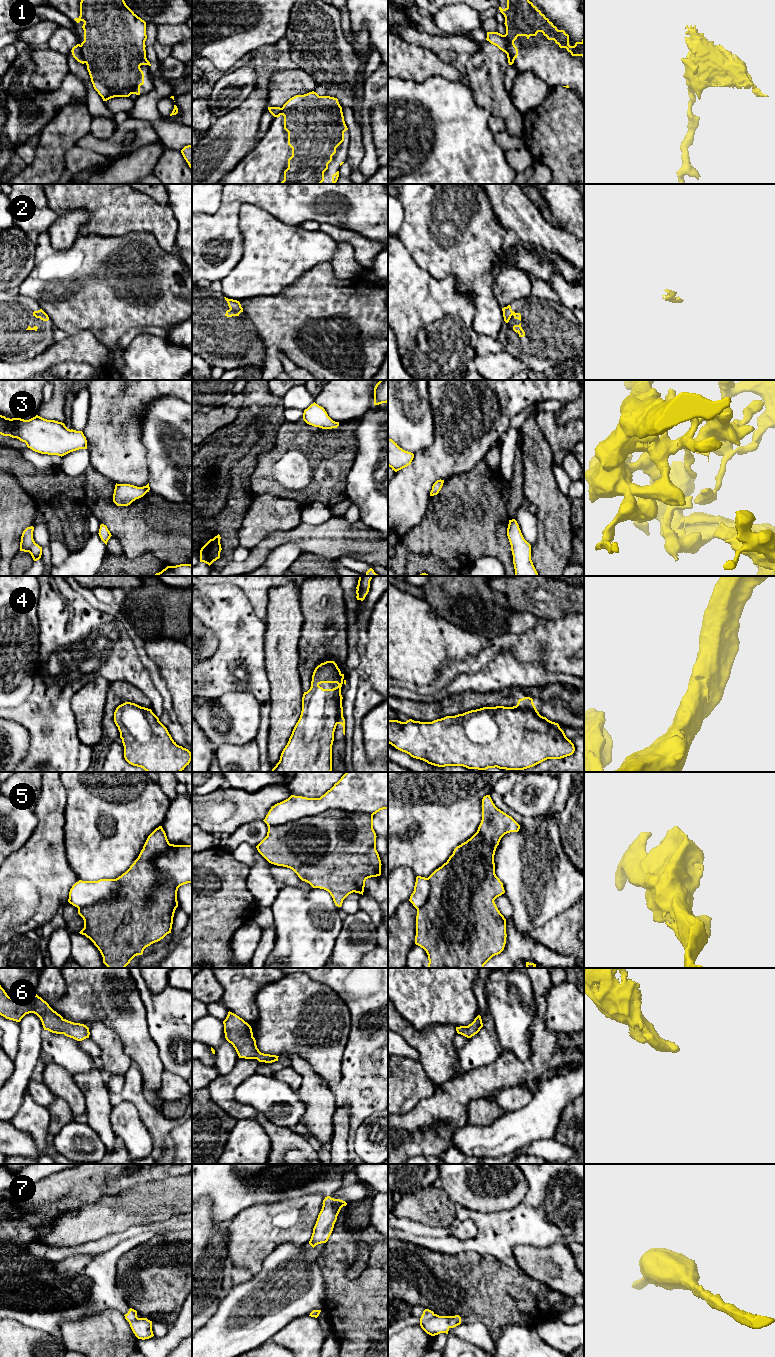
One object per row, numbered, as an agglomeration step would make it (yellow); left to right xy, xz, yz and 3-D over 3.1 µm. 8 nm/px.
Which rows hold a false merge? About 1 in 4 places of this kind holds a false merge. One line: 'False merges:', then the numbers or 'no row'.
False merges: 1, 4, 5

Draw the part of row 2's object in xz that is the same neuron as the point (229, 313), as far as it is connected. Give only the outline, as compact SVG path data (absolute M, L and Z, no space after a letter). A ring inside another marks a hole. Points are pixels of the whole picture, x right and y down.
M224 297L225 300L228 303L229 306L229 310L226 311L225 316L227 317L232 317L232 316L239 316L239 314L241 312L243 312L243 308L241 307L241 304L239 301L237 300L233 300L233 299L228 299L226 297Z

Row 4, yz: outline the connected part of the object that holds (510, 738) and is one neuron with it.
M483 707L455 716L446 716L432 722L420 722L412 719L406 722L388 720L388 743L411 757L434 766L463 766L478 770L495 767L506 770L524 770L547 759L561 759L570 756L575 751L574 744L566 737L558 723L552 722L532 710L514 707Z

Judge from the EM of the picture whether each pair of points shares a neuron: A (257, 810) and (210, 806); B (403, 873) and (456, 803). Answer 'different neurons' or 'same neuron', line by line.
A: same neuron
B: different neurons

